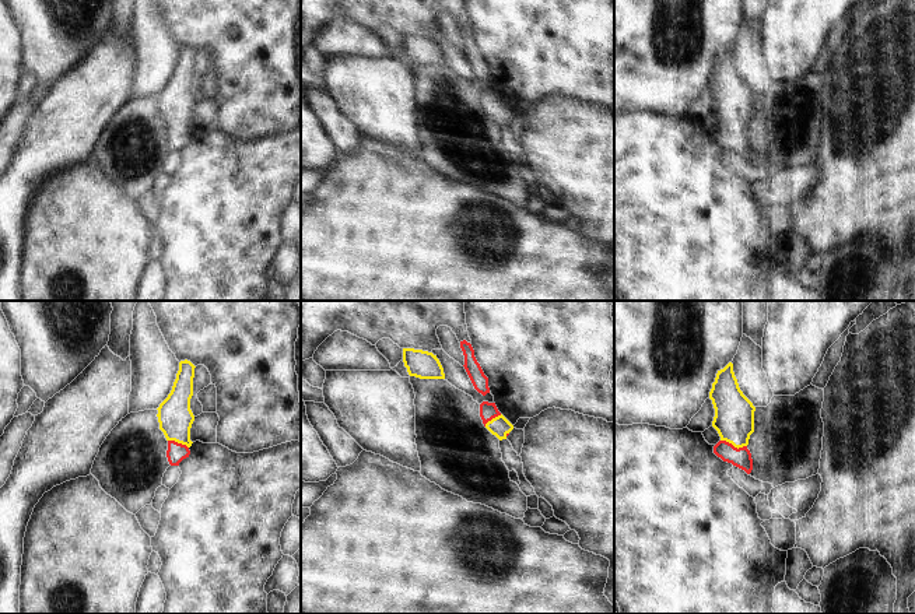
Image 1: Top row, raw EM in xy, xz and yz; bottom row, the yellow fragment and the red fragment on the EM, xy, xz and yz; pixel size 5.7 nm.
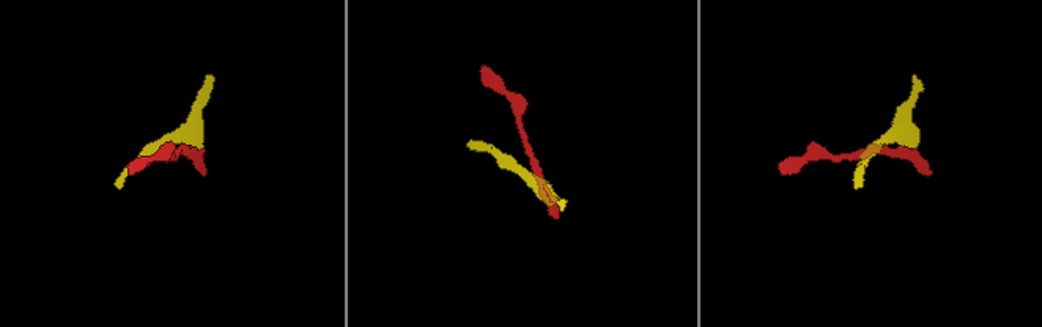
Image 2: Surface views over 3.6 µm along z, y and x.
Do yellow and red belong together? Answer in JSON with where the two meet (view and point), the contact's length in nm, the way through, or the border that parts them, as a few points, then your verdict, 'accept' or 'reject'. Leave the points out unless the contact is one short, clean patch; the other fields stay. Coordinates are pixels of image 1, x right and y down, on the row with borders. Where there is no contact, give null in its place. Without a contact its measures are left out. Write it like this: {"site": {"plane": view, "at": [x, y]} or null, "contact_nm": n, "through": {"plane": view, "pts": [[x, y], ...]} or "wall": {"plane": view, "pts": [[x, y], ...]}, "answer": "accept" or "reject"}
{"site": {"plane": "yz", "at": [733, 445]}, "contact_nm": 160, "through": {"plane": "yz", "pts": [[733, 420], [733, 445], [740, 458]]}, "answer": "accept"}

